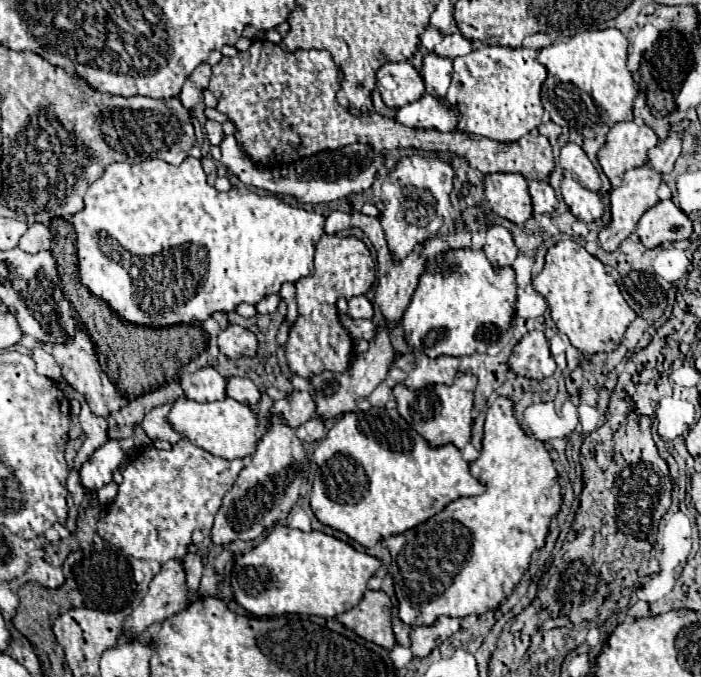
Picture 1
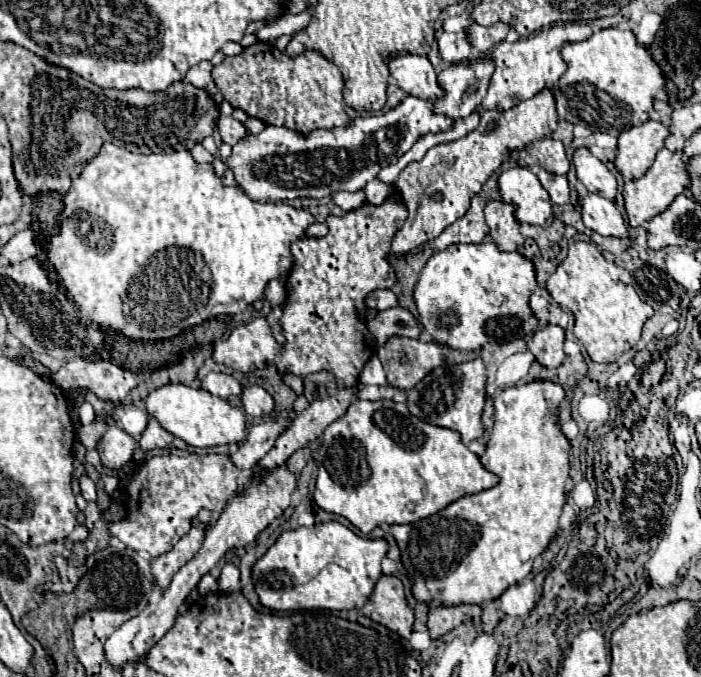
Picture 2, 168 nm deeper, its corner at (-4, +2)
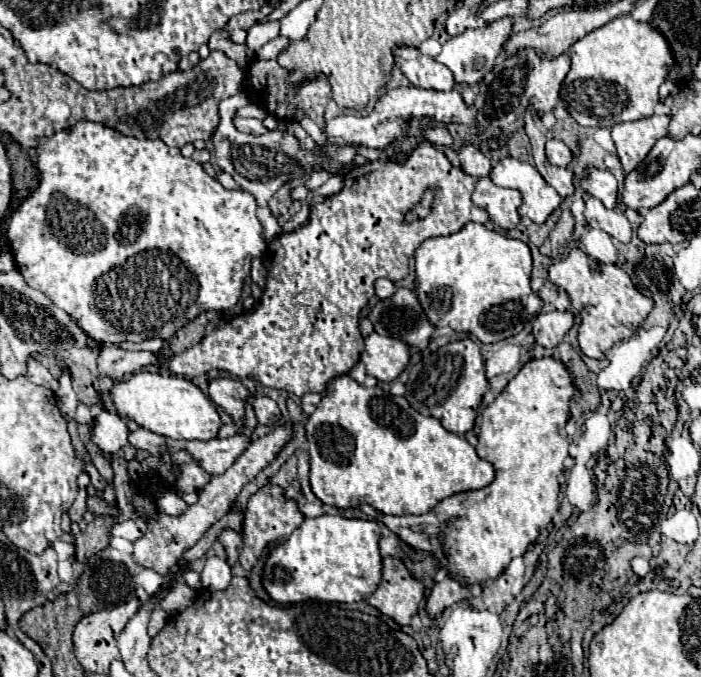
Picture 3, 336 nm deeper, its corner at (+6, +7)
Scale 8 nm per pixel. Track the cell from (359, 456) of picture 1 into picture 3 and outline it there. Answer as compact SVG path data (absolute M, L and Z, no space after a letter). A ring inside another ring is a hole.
M347 374L329 382L327 394L309 416L305 430L309 440L309 480L313 494L323 504L339 510L369 504L383 514L425 514L443 498L457 492L485 488L495 478L493 466L481 460L465 438L445 430L437 418L419 414L403 396L391 396L379 386L365 388Z

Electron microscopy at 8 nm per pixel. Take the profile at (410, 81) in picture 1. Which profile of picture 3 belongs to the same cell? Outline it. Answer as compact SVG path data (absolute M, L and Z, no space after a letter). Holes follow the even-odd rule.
M395 48L395 66L407 76L407 80L417 88L431 88L449 92L455 88L453 74L443 64L437 64L433 58L423 56L417 48Z

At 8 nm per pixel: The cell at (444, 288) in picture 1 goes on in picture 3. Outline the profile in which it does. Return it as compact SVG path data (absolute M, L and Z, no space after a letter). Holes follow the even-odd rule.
M467 224L461 232L425 240L415 252L415 292L425 316L435 328L449 326L455 332L477 336L483 344L493 344L519 334L525 324L539 314L543 302L531 292L531 252L521 240L507 238L483 224Z

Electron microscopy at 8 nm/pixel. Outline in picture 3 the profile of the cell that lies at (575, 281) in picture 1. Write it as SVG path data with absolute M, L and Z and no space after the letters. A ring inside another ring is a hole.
M571 248L563 260L553 262L549 266L547 280L569 294L573 308L581 316L577 338L581 352L589 358L603 358L605 350L615 342L631 338L653 308L653 300L643 296L621 268L597 262L581 248Z

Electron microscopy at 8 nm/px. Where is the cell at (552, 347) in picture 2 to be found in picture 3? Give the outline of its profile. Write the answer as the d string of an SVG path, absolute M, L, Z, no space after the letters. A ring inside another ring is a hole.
M547 312L539 314L533 322L533 336L535 342L543 348L555 348L567 330L573 326L573 314L571 312Z

